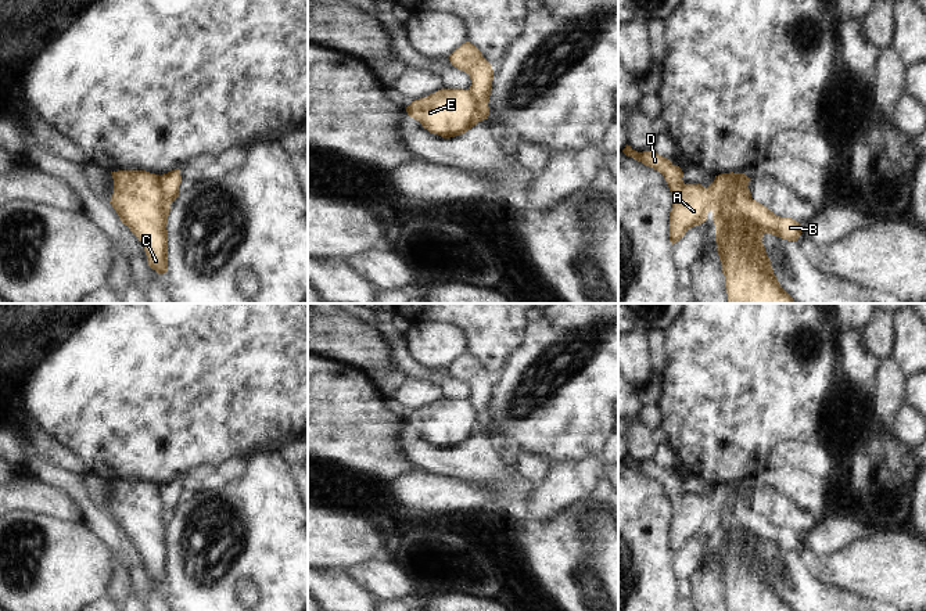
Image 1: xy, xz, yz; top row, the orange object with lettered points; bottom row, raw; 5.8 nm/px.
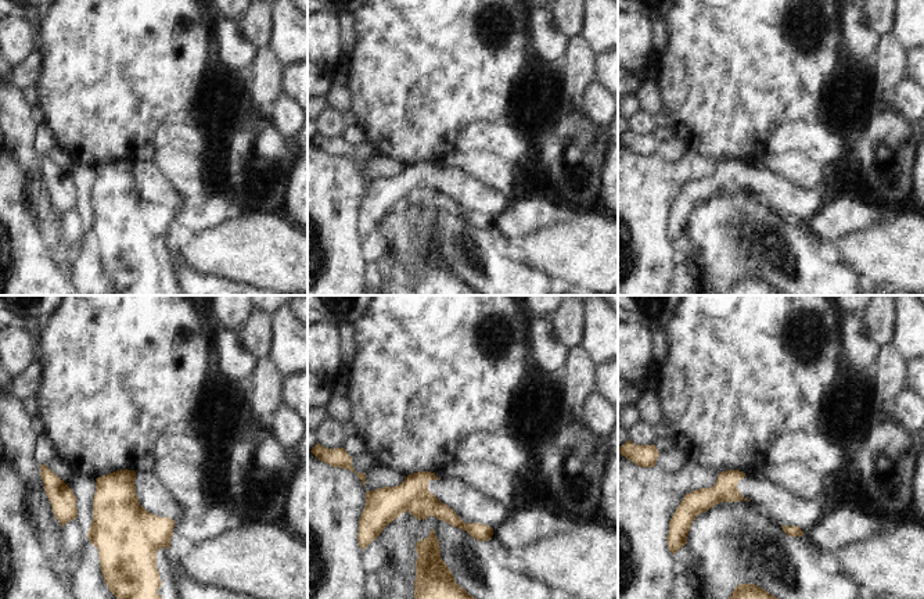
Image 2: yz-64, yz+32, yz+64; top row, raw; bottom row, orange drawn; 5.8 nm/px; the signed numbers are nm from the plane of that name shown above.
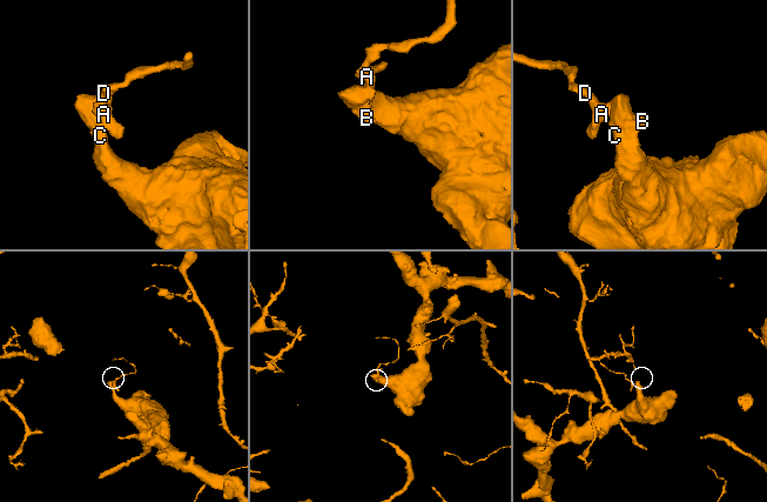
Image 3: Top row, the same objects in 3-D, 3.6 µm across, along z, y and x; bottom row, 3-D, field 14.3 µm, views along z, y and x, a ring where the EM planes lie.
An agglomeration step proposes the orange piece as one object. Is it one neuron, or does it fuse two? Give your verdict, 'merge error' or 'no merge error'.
merge error

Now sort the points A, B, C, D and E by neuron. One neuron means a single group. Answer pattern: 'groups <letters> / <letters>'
groups A D / B C E

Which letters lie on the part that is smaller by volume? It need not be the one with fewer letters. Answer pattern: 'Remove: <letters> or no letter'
Remove: A, D

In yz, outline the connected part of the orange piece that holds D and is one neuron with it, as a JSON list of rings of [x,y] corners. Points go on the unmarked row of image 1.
[[[627,454],[622,463],[664,486],[672,506],[672,520],[670,522],[670,551],[672,556],[678,553],[689,539],[700,536],[707,531],[707,524],[714,521],[732,493],[742,493],[751,507],[747,497],[751,489],[747,486],[743,488],[733,482],[721,484],[715,486],[714,492],[706,499],[699,493],[685,495],[682,490],[682,479],[675,477],[670,470],[658,466],[656,460],[638,463]]]

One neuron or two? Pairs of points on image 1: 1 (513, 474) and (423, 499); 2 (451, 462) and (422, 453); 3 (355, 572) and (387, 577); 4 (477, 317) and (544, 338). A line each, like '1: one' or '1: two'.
1: one
2: one
3: one
4: two

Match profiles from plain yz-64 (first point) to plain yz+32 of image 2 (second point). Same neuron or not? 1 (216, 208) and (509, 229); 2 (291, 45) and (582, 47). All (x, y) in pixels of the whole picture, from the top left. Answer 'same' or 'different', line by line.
1: same
2: different

